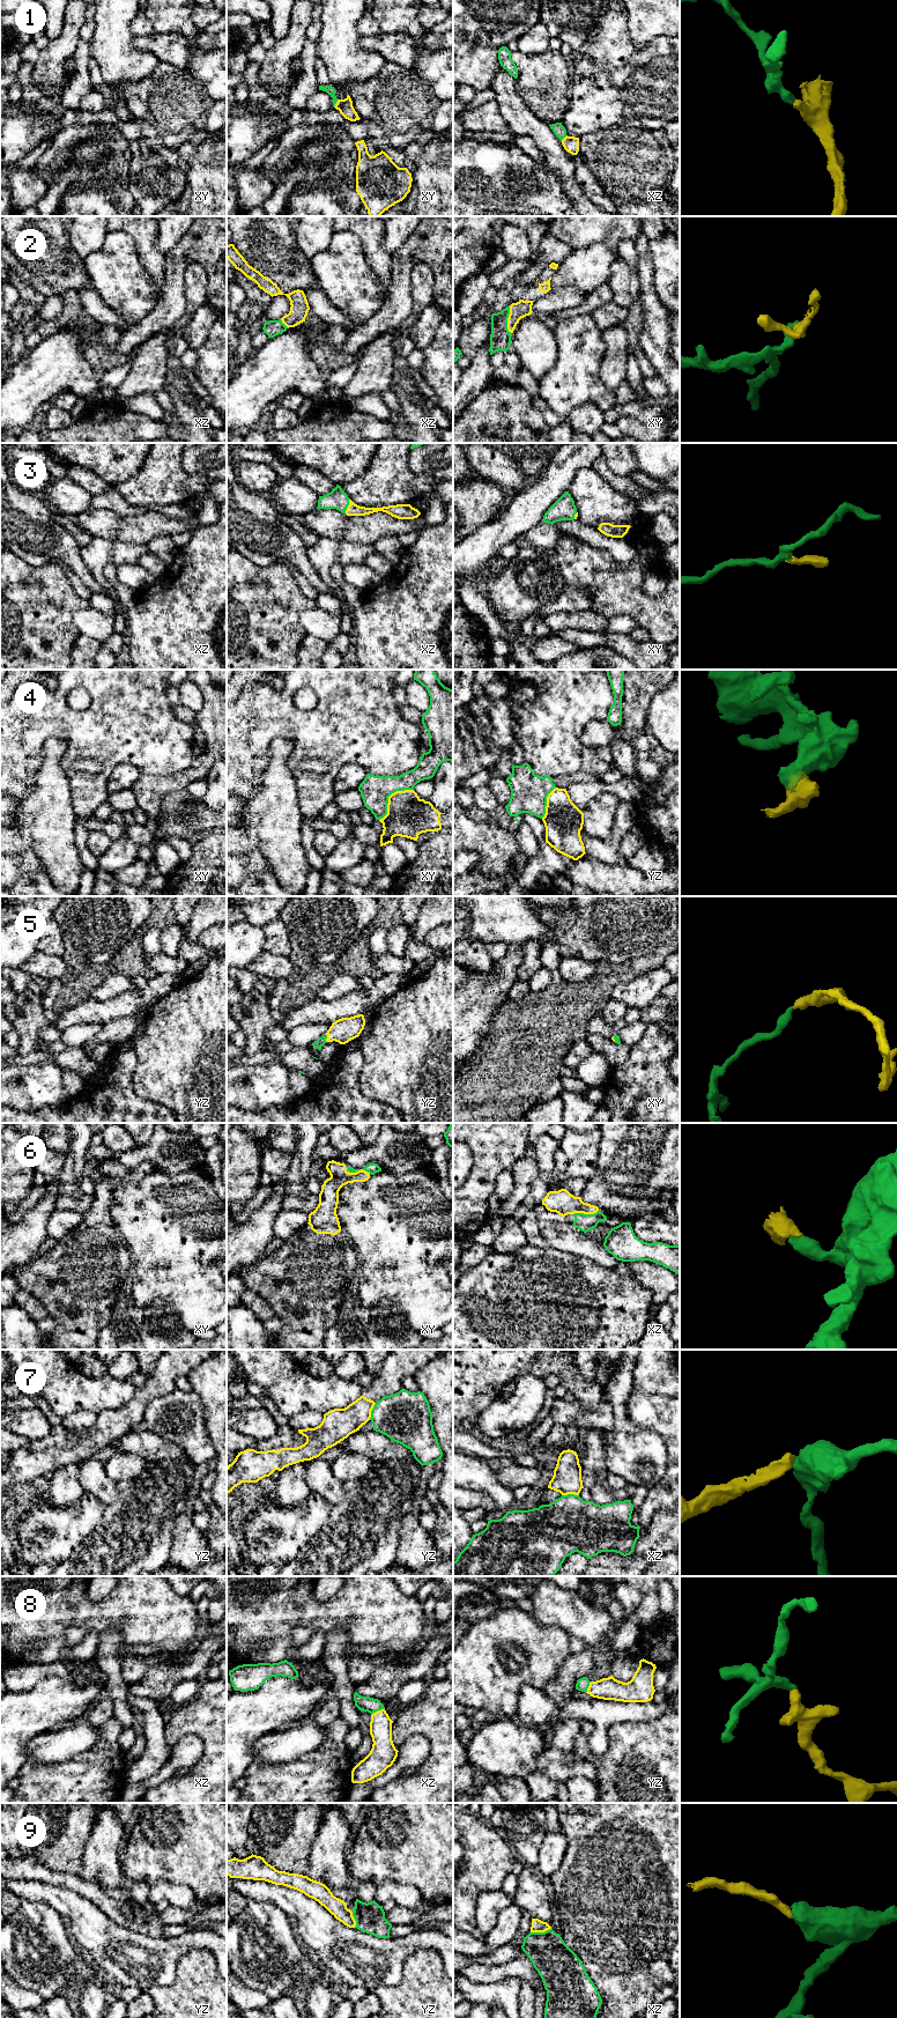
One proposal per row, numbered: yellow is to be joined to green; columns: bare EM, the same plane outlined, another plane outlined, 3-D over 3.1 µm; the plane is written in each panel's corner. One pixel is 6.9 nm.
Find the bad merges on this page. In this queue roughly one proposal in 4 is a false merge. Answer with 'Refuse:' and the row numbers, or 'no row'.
Refuse: 4, 7

